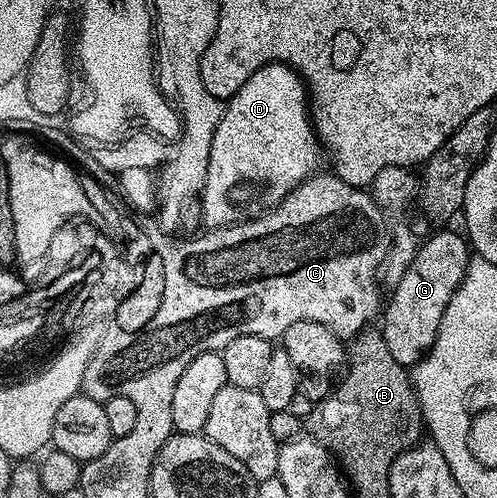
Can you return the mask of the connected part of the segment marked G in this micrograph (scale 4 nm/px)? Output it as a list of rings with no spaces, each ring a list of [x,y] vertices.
[[[448,229],[437,230],[440,231],[437,235],[429,234],[421,242],[414,261],[410,261],[406,273],[402,273],[402,281],[391,288],[392,296],[389,299],[387,296],[382,311],[382,334],[386,349],[390,349],[394,361],[405,365],[415,365],[432,347],[438,325],[442,321],[442,313],[446,313],[446,305],[450,305],[450,297],[454,297],[470,262],[470,244],[467,238],[459,230],[444,230]]]

